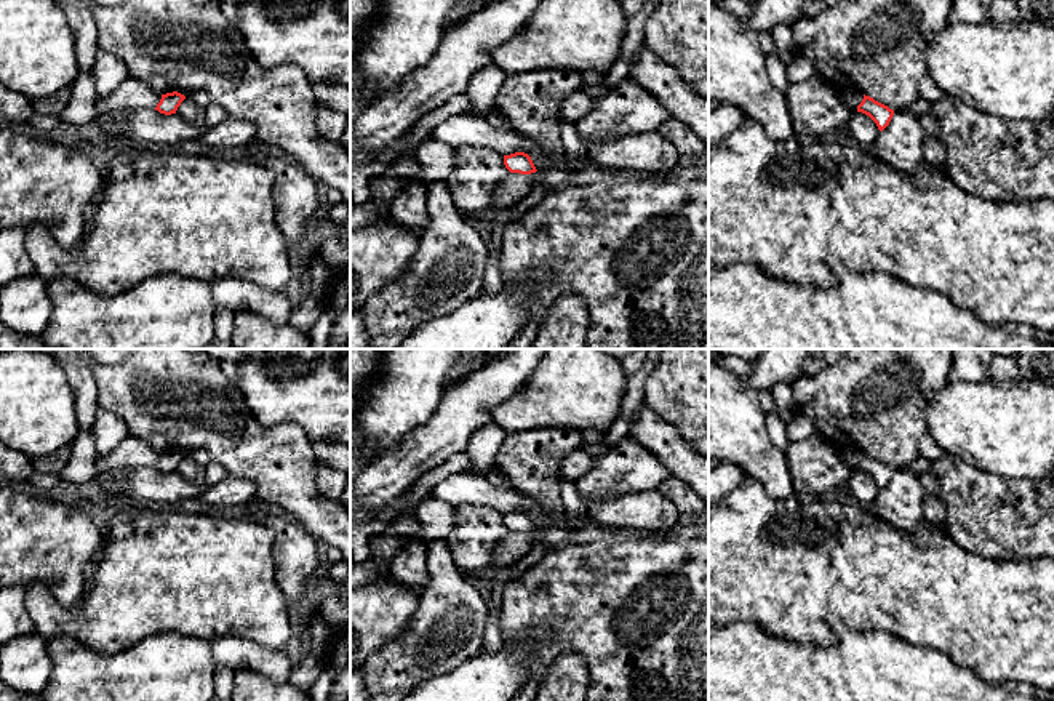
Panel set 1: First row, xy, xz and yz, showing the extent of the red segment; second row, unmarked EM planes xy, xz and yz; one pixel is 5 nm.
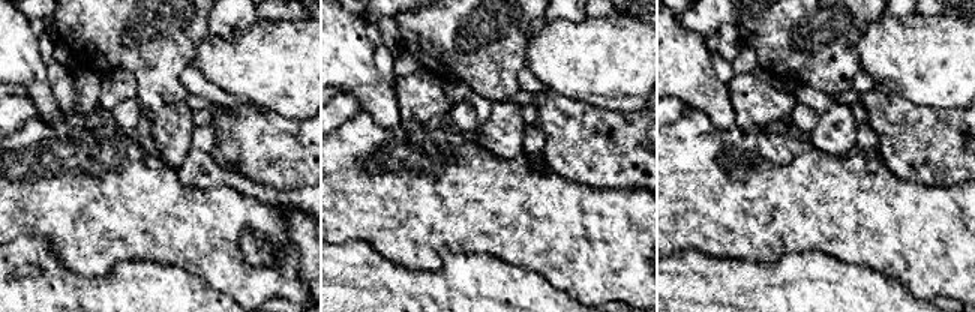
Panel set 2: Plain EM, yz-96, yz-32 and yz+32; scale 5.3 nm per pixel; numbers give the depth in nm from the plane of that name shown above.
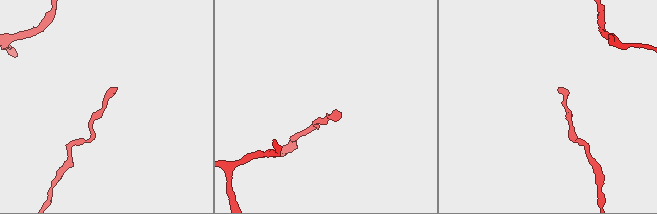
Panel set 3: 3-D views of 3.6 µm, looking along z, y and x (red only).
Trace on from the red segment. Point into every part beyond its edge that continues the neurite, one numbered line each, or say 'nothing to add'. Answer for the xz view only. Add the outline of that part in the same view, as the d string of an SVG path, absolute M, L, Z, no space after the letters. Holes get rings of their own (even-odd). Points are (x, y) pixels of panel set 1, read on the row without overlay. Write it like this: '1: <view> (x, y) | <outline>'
nothing to add

